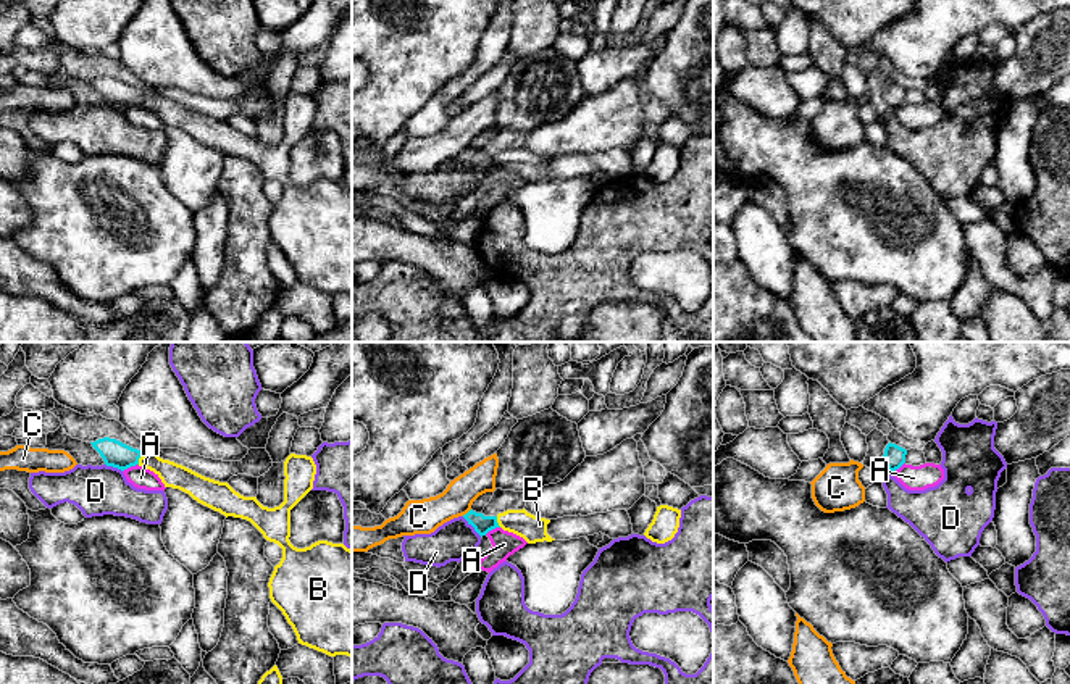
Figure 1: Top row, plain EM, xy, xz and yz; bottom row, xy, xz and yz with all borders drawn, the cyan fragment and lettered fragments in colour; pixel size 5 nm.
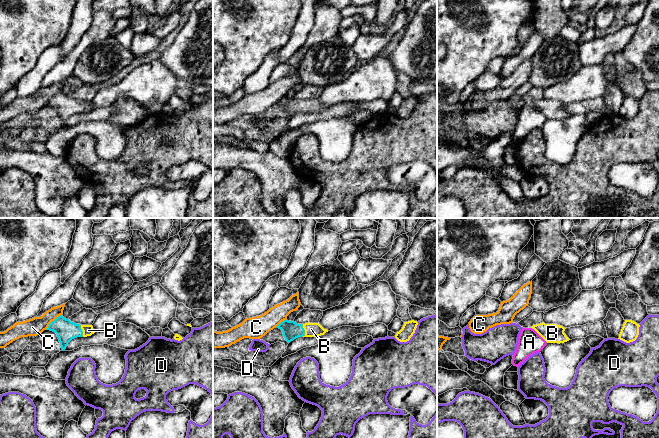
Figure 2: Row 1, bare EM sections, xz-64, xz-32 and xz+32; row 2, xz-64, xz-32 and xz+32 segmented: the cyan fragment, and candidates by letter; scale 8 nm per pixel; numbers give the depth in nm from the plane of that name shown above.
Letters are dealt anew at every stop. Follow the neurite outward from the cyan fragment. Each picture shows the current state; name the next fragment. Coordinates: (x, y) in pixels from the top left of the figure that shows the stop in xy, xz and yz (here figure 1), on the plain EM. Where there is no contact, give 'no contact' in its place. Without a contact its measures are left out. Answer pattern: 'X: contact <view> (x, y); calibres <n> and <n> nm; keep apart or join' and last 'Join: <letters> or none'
A: contact xy (129, 105); calibres 130 and 110 nm; keep apart
B: contact xy (139, 95); calibres 130 and 120 nm; join
C: contact xz (467, 152); calibres 90 and 180 nm; keep apart
D: contact xz (472, 163); calibres 90 and 200 nm; keep apart
Join: B

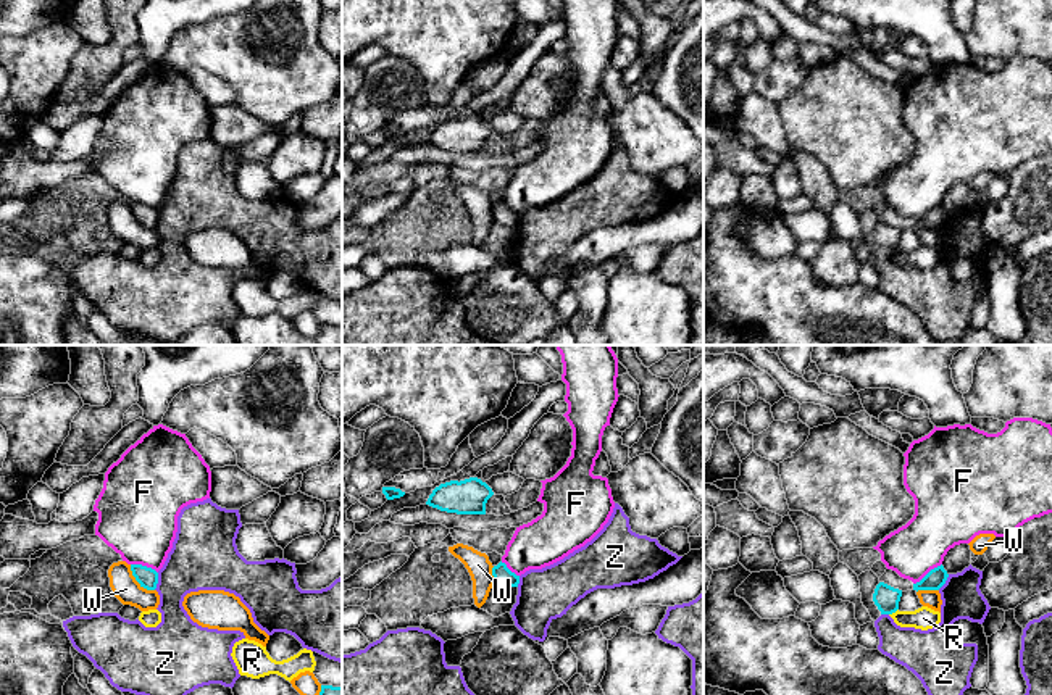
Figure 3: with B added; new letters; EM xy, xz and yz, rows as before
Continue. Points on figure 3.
F: contact yz (928, 212); calibres 100 and 260 nm; keep apart
R: contact yz (893, 250); calibres 120 and 120 nm; keep apart
W: contact xy (137, 220); calibres 100 and 140 nm; keep apart
Z: contact xy (157, 220); calibres 100 and 300 nm; keep apart
Join: none

